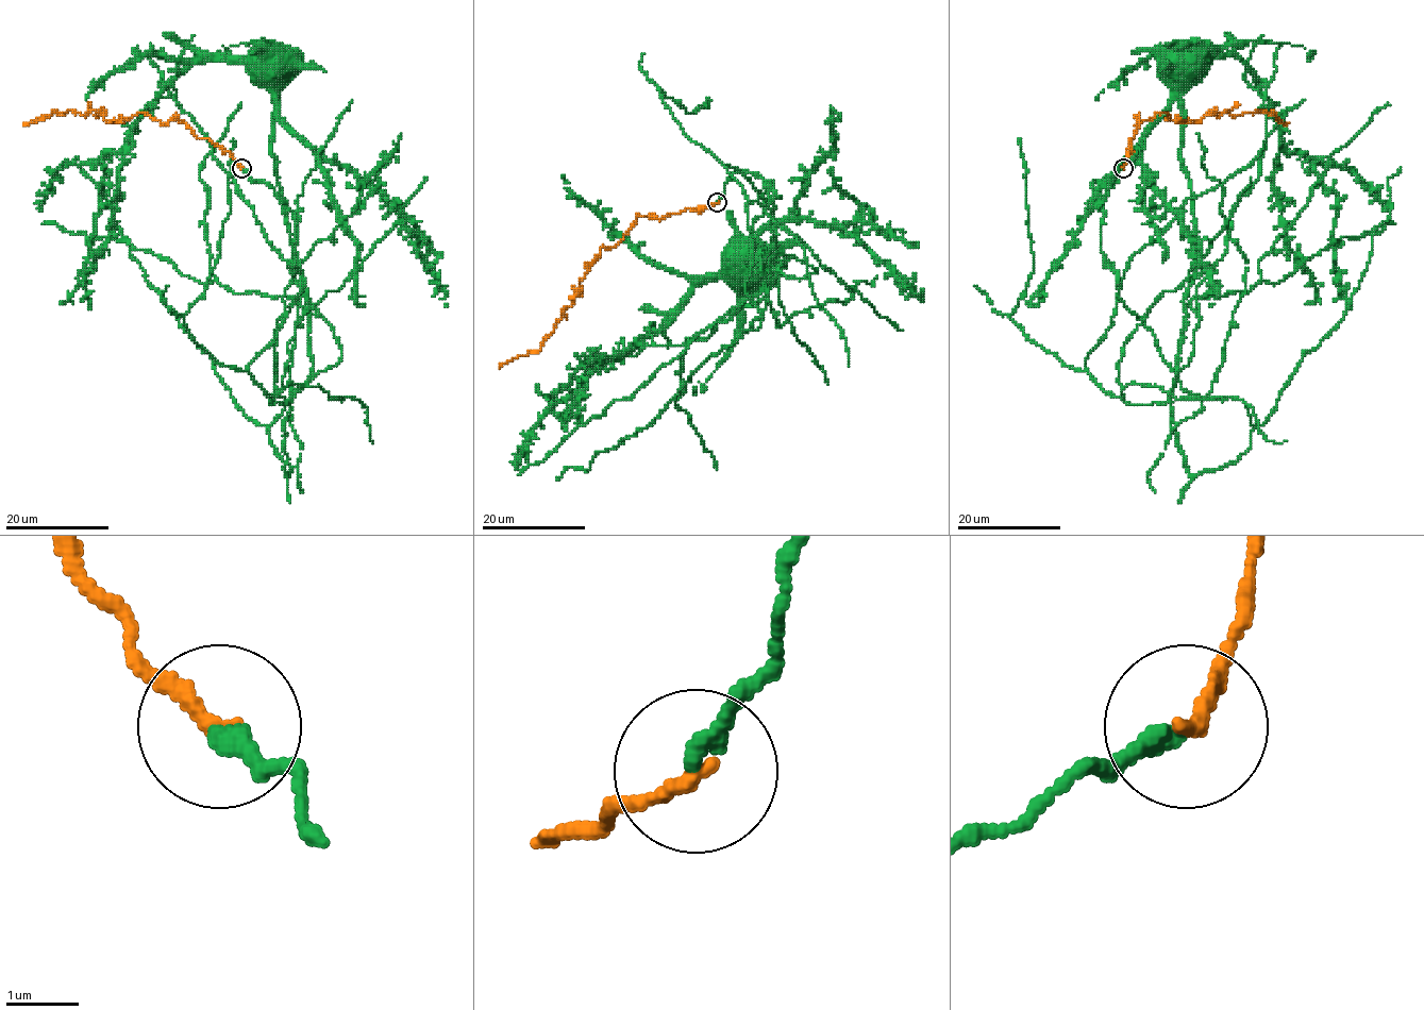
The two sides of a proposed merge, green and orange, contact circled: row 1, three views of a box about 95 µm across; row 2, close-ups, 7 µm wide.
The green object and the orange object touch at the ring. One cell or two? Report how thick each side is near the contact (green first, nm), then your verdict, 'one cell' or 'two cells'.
280 nm thick on the green side, 220 nm on the other; one cell

